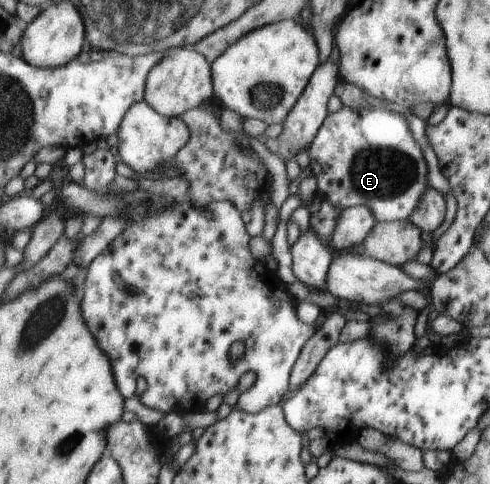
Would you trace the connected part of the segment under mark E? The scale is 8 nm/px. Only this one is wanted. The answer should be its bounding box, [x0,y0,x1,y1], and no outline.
[307,106,430,222]

